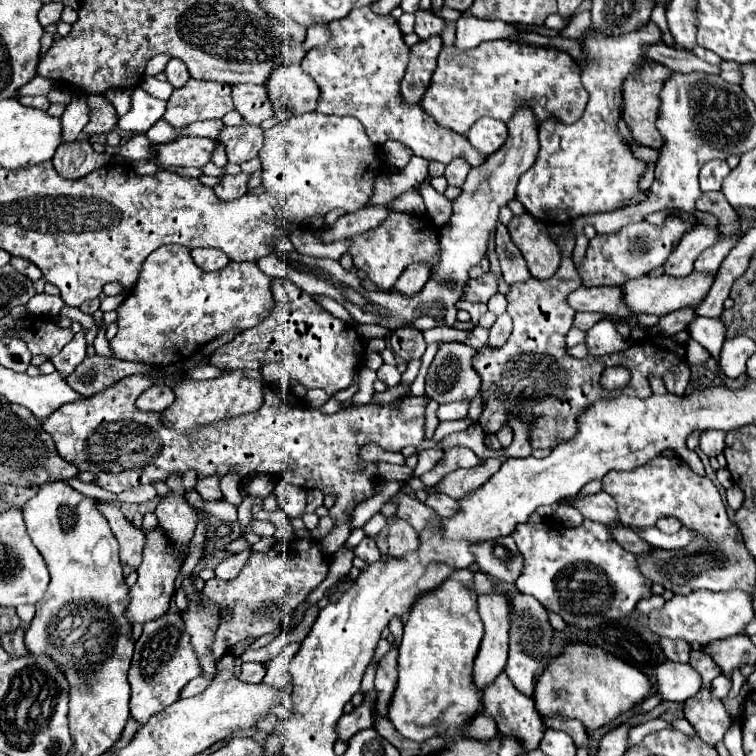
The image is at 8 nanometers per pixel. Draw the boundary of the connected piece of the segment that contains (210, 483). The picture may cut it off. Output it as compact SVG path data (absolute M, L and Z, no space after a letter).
M209 476L207 480L199 480L197 482L197 492L201 494L203 500L221 500L219 476Z

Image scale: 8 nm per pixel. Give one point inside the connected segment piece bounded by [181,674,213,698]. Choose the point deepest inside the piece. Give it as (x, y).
(197, 685)

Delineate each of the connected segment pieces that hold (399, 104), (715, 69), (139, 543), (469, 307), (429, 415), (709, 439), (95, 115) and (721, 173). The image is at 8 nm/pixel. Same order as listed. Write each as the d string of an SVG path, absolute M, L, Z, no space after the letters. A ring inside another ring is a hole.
M353 8L345 20L331 22L329 32L331 40L309 50L301 62L301 68L315 80L321 92L317 112L355 116L377 146L387 140L397 140L409 146L413 154L443 164L449 164L457 156L463 156L473 166L479 166L485 160L465 136L435 124L435 118L427 116L421 104L403 104L399 84L407 68L409 48L403 42L403 34L393 16L375 14L371 8Z
M663 42L651 46L647 50L647 56L651 60L659 60L661 64L665 64L667 68L675 70L675 72L681 72L681 74L689 74L691 70L701 70L701 72L707 72L707 74L719 74L719 66L711 66L703 60L699 60L695 54L691 52L683 52L681 48L671 48Z
M97 502L99 510L107 518L117 542L119 542L119 558L123 564L129 564L137 568L141 564L141 552L143 552L143 530L133 528L133 524L125 518L125 514L113 506Z
M460 300L455 306L459 307L460 309L467 310L467 312L471 314L471 322L473 322L475 326L477 326L477 320L479 320L479 316L487 312L487 304L484 303L473 303Z
M430 399L426 406L424 426L426 439L431 439L433 437L434 432L439 425L439 421L436 414L438 407L439 404L433 399Z
M707 430L701 434L701 444L699 448L707 454L707 456L717 456L719 452L723 452L725 448L725 434L723 430Z
M89 96L87 104L91 108L91 120L87 122L87 128L83 128L85 134L93 136L93 134L101 134L101 132L109 132L115 128L117 122L117 112L115 108L105 100L105 96Z
M709 160L703 164L701 174L699 174L699 184L703 192L719 192L723 178L727 178L731 172L729 164L725 160Z

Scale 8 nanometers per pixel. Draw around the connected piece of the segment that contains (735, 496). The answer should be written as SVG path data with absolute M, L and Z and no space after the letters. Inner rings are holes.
M733 484L733 486L727 490L727 502L729 502L729 506L731 506L733 510L739 510L739 508L741 508L741 504L743 504L743 492L741 492L741 488L739 488L737 484Z

